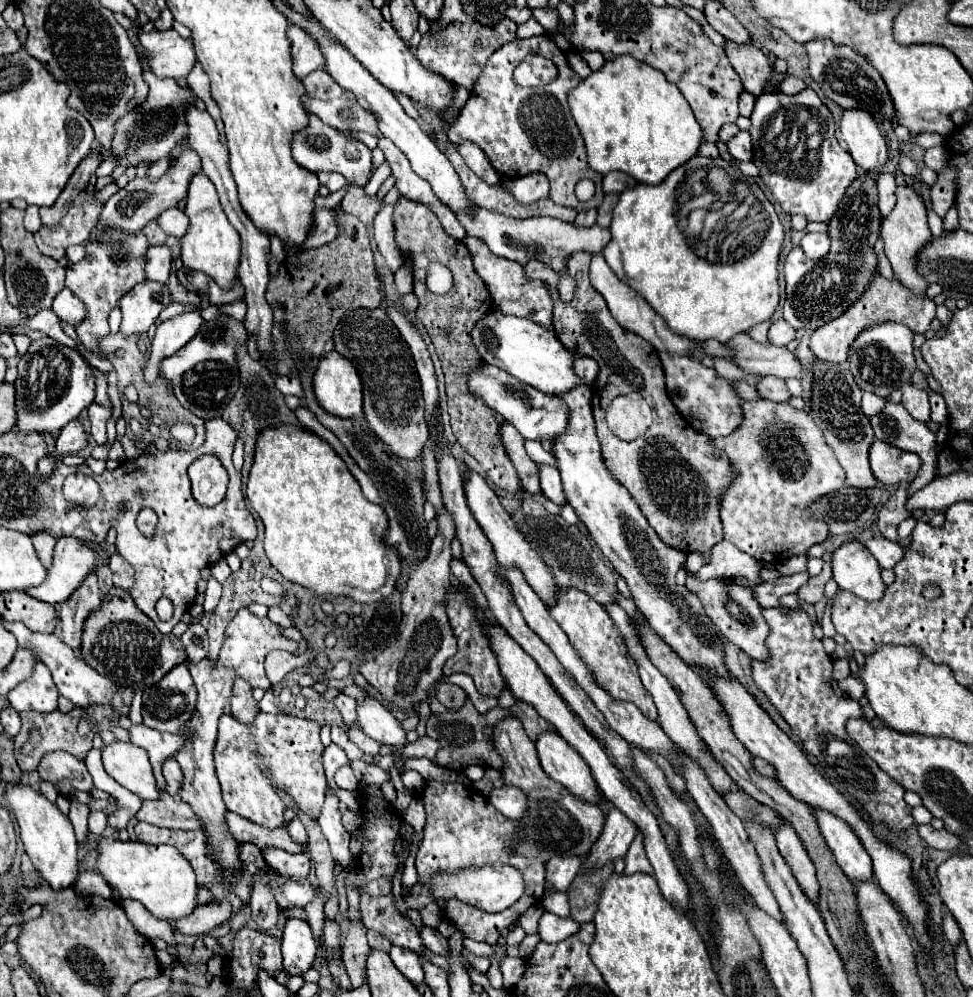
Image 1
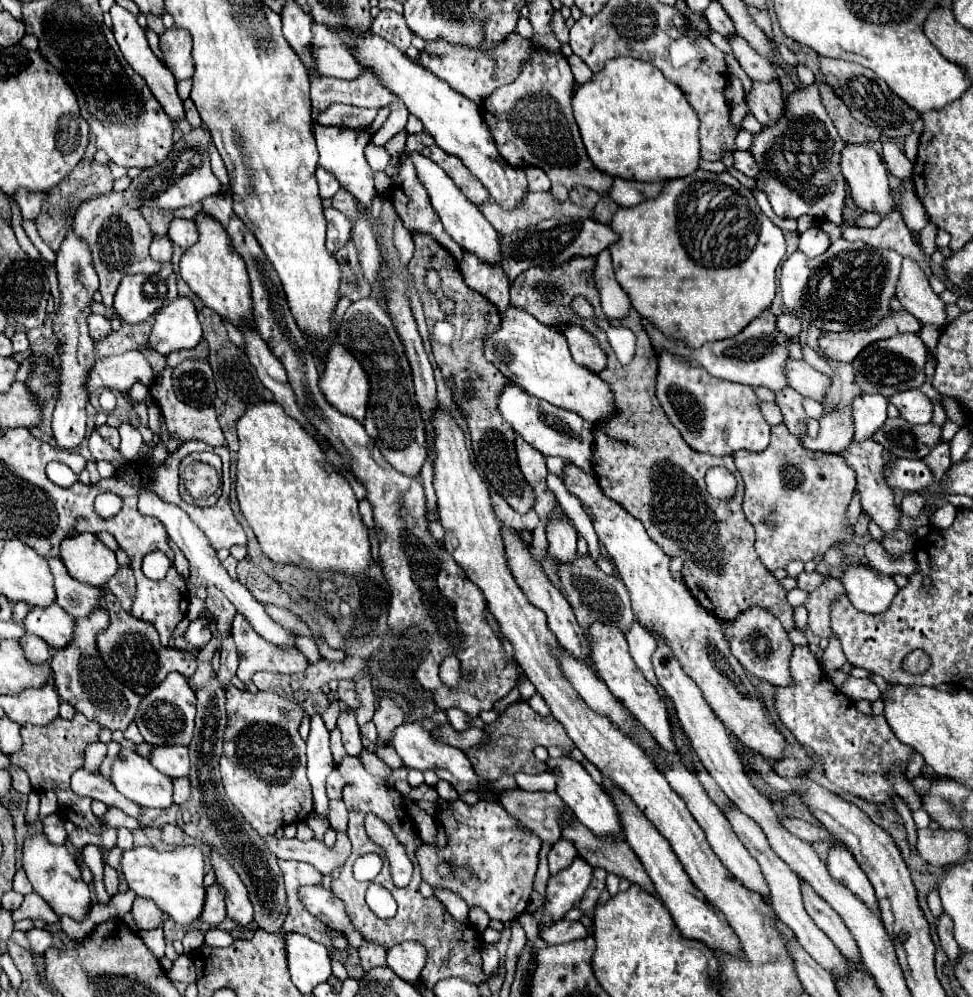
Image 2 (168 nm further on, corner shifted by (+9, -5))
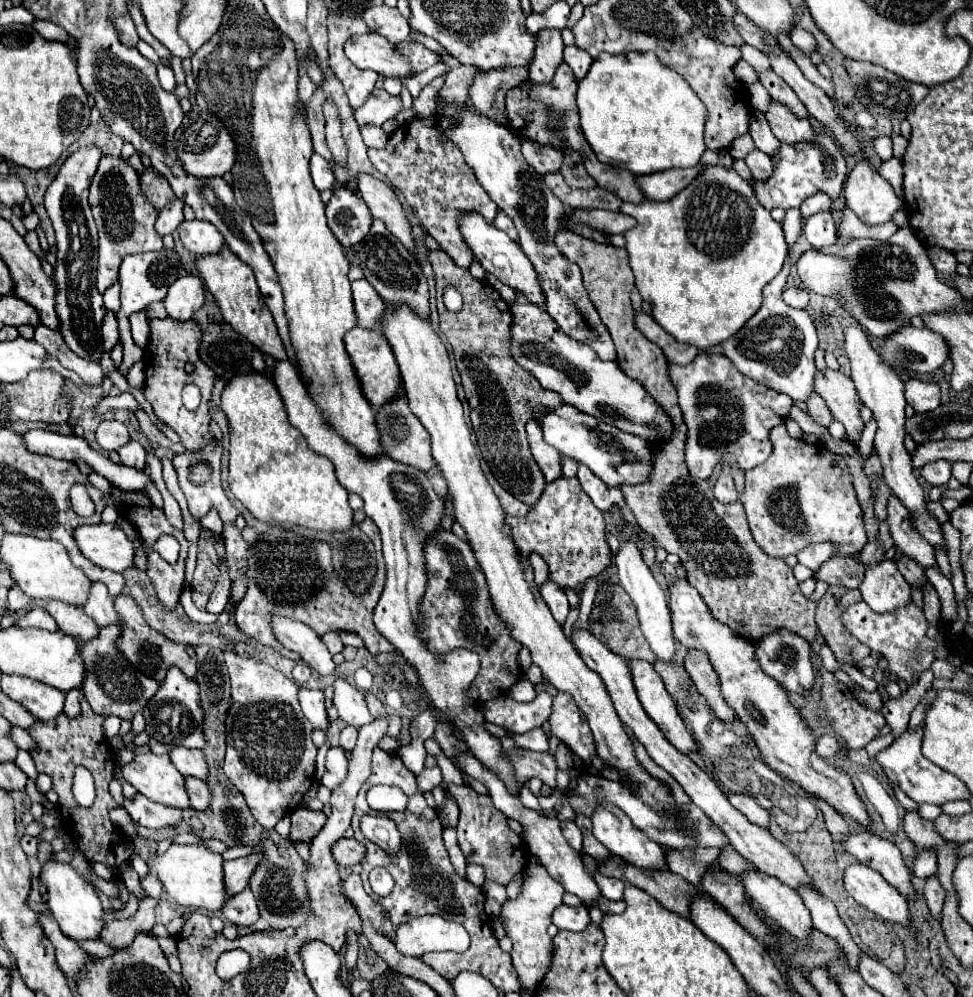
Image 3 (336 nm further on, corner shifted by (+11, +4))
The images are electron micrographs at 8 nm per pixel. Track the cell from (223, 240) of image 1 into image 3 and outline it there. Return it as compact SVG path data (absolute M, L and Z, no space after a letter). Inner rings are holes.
M227 245L221 247L219 253L215 255L197 255L195 257L195 267L199 271L199 277L203 279L207 291L215 297L223 319L245 339L249 339L259 351L275 357L275 359L287 359L285 355L285 347L281 343L281 337L277 333L275 321L271 317L271 311L267 311L255 275L251 271L251 267L247 267L235 253L231 253L231 249Z

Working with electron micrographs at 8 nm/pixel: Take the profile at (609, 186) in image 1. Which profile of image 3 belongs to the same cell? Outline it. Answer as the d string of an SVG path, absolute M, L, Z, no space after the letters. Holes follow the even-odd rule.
M701 163L691 169L669 169L669 171L661 171L661 173L635 177L635 183L647 199L667 201L675 193L679 193L683 187L687 187L701 169L703 169Z

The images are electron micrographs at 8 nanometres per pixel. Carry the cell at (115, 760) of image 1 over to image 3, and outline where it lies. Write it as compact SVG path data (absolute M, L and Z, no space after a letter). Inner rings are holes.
M145 749L131 763L123 765L123 777L151 801L179 809L191 805L183 775L171 765L167 755L155 755Z

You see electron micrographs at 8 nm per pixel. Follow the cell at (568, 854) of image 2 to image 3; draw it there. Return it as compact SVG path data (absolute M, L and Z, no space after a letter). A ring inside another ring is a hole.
M561 821L561 831L563 831L563 837L567 839L567 843L569 843L577 853L581 853L583 835L581 835L579 827L575 825L575 821Z

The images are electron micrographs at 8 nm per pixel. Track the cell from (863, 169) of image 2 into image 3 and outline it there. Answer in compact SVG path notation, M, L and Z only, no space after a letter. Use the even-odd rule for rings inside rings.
M861 159L851 169L845 183L847 207L867 225L881 225L901 209L893 187L877 173L871 159Z

